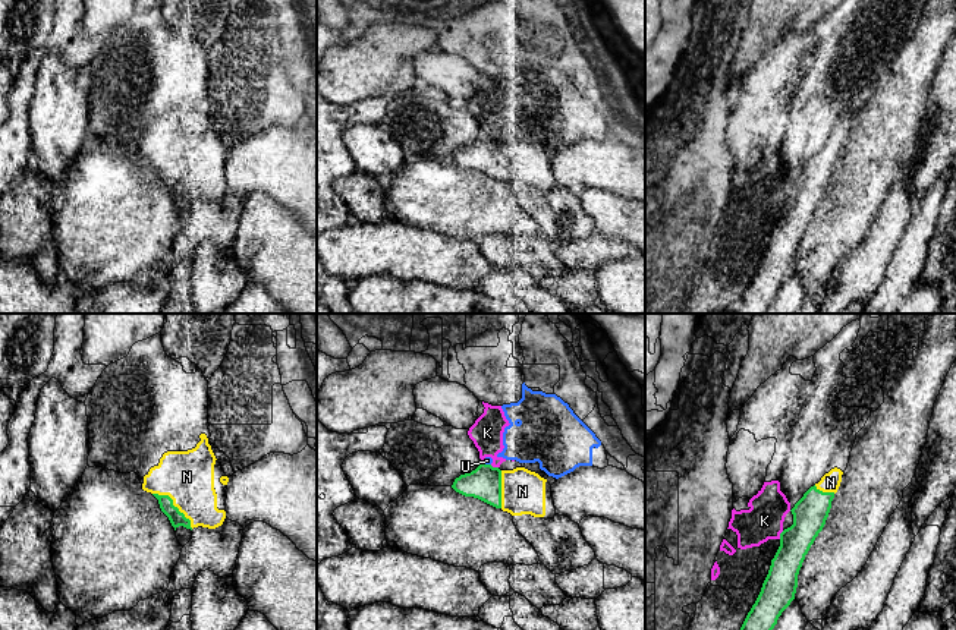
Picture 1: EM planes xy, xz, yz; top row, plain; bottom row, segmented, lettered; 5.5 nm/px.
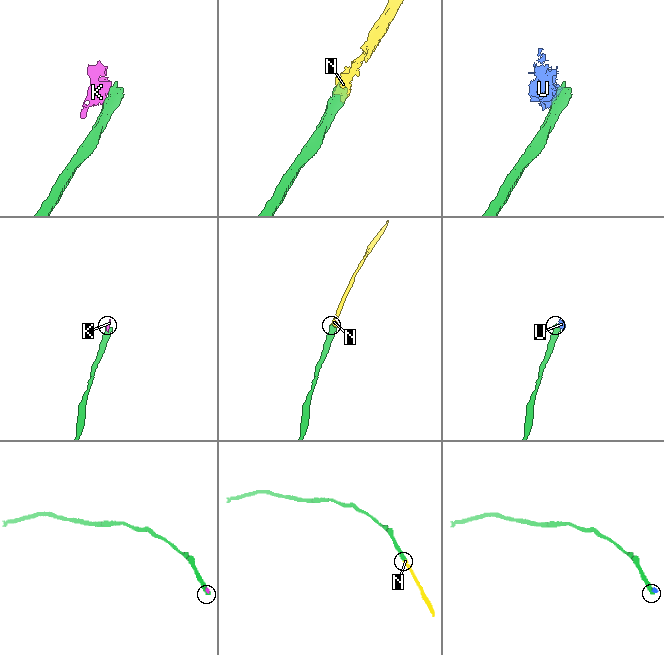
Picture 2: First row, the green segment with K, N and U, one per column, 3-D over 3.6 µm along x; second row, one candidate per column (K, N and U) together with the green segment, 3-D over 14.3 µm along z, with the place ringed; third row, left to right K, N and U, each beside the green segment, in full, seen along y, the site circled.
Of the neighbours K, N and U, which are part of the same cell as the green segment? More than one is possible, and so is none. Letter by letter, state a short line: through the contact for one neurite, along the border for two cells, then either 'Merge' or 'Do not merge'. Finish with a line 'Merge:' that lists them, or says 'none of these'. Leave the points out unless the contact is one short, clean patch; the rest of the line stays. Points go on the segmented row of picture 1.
K: Do not merge
N: Merge
U: Do not merge
Merge: N

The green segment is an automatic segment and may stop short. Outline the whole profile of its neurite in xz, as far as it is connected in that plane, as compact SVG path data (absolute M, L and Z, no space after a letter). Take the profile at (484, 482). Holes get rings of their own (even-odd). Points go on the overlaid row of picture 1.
M481 463L475 470L455 479L452 488L465 495L478 498L512 516L545 516L545 482L538 473L525 467L500 470Z

